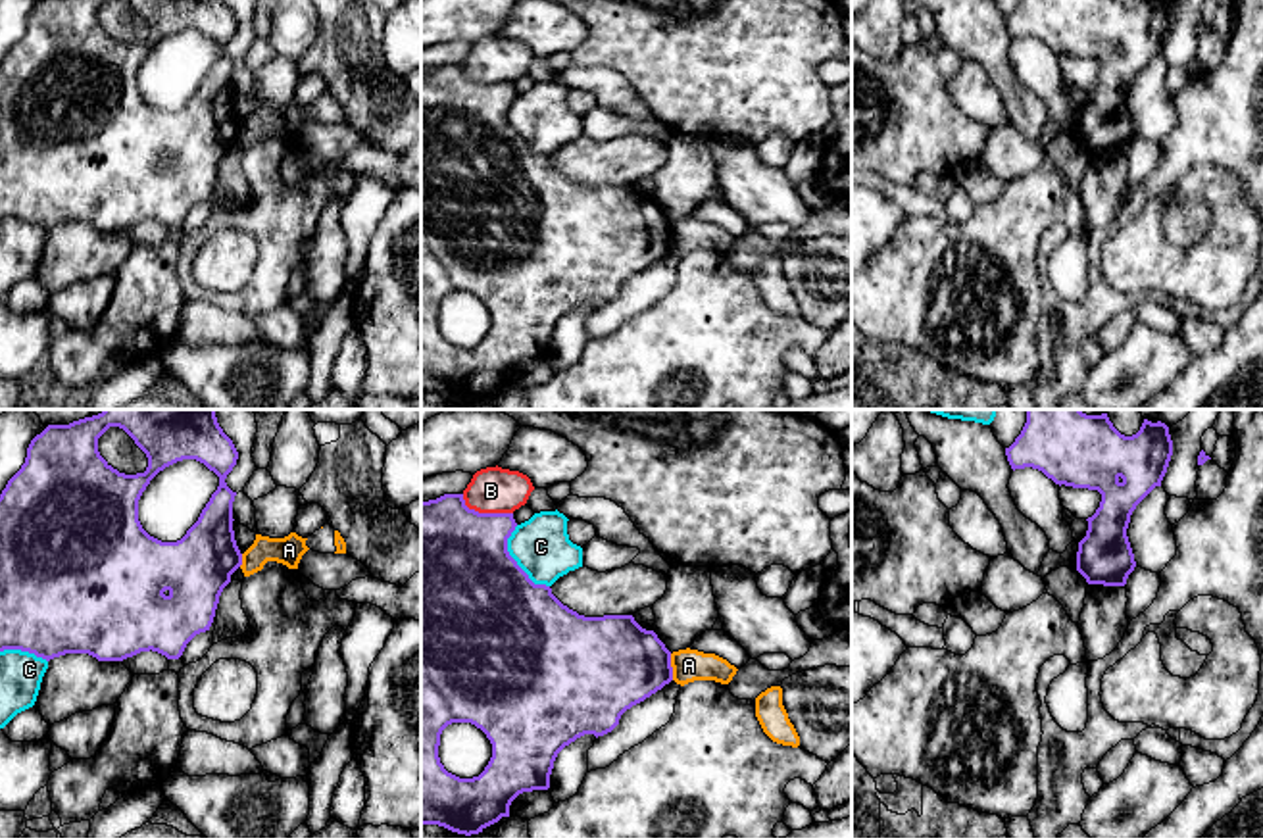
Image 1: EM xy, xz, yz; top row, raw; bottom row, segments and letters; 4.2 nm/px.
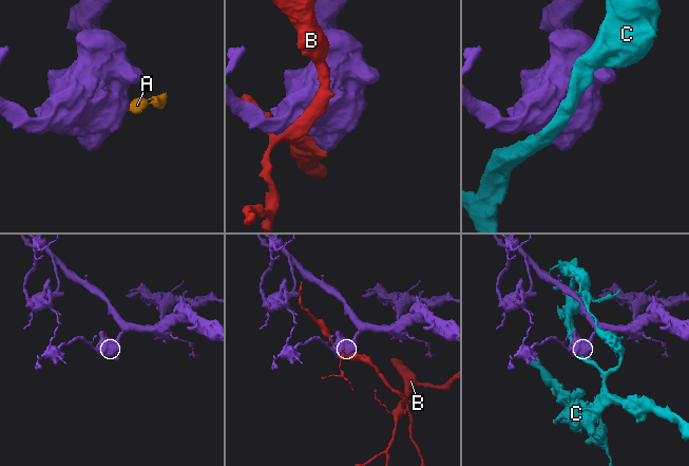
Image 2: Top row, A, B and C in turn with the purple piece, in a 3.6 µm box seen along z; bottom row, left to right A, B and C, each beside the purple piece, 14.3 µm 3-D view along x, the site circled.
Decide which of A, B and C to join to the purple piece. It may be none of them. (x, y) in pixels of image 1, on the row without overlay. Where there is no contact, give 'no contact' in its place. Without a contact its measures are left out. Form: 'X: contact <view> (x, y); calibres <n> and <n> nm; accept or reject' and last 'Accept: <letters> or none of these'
A: contact xz (671, 237); calibres 400 and 140 nm; reject
B: contact xz (485, 83); calibres 480 and 190 nm; reject
C: contact xz (516, 131); calibres 500 and 240 nm; reject
Accept: none of these

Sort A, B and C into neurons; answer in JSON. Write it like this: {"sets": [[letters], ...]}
{"sets": [["A"], ["B"], ["C"]]}

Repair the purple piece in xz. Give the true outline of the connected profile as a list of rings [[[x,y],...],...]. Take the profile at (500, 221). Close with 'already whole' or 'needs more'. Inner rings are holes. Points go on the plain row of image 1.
[[[444,63],[421,71],[421,394],[438,394],[458,404],[479,404],[486,396],[509,386],[511,371],[532,359],[548,359],[557,323],[584,304],[611,302],[621,284],[673,250],[671,221],[654,200],[642,198],[632,185],[584,186],[563,175],[546,154],[534,154],[508,121],[508,108],[517,92],[513,83],[479,83],[465,75],[463,63]],[[452,292],[471,292],[492,313],[492,327],[473,348],[459,348],[444,338],[438,327],[440,304]]]; already whole

